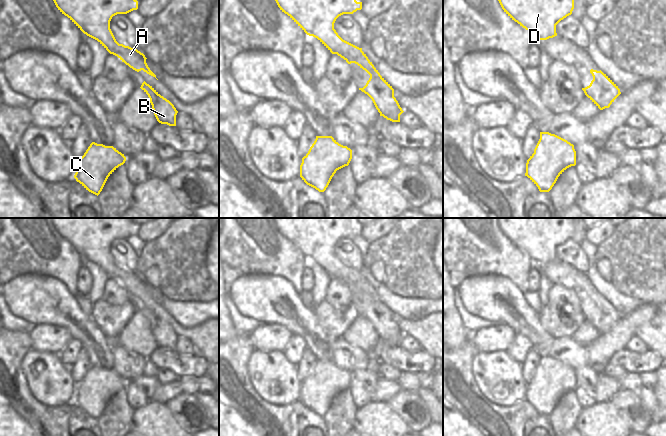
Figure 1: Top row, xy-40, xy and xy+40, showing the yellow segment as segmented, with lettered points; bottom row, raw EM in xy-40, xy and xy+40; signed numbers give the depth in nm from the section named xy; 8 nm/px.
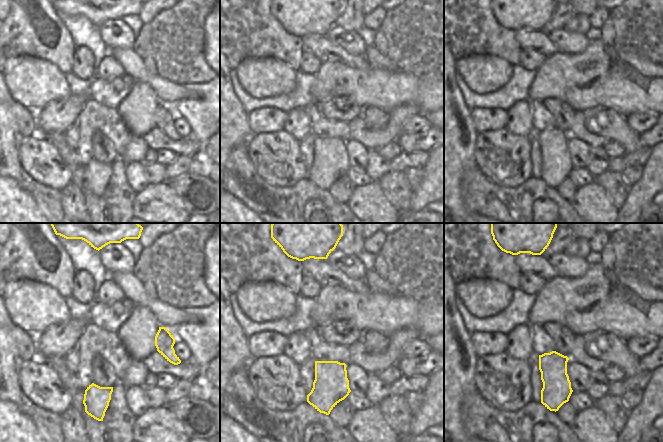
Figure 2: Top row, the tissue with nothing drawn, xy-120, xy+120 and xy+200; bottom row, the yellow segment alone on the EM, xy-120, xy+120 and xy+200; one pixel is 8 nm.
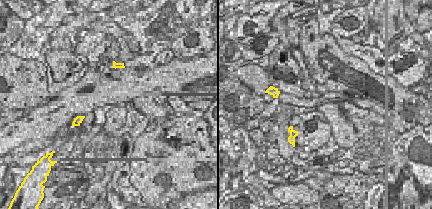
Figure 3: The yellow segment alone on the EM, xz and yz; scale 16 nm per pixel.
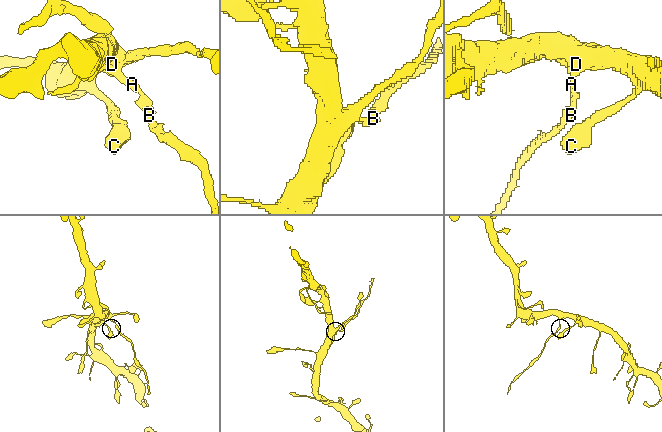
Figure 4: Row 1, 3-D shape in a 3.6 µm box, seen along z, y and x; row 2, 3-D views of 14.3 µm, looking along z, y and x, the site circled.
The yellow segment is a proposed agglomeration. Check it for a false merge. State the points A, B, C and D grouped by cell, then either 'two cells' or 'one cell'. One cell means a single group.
A C D / B; two cells

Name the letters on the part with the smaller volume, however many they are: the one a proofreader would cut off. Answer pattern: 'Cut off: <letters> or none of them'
Cut off: B

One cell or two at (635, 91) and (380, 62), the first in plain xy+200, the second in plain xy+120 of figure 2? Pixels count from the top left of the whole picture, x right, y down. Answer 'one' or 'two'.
two

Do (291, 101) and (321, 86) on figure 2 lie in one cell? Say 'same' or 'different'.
different

